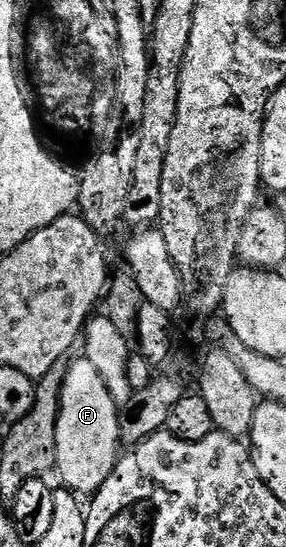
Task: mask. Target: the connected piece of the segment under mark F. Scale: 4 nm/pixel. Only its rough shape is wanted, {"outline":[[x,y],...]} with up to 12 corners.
{"outline":[[97,367],[63,376],[55,469],[94,495],[121,456],[121,413]]}

